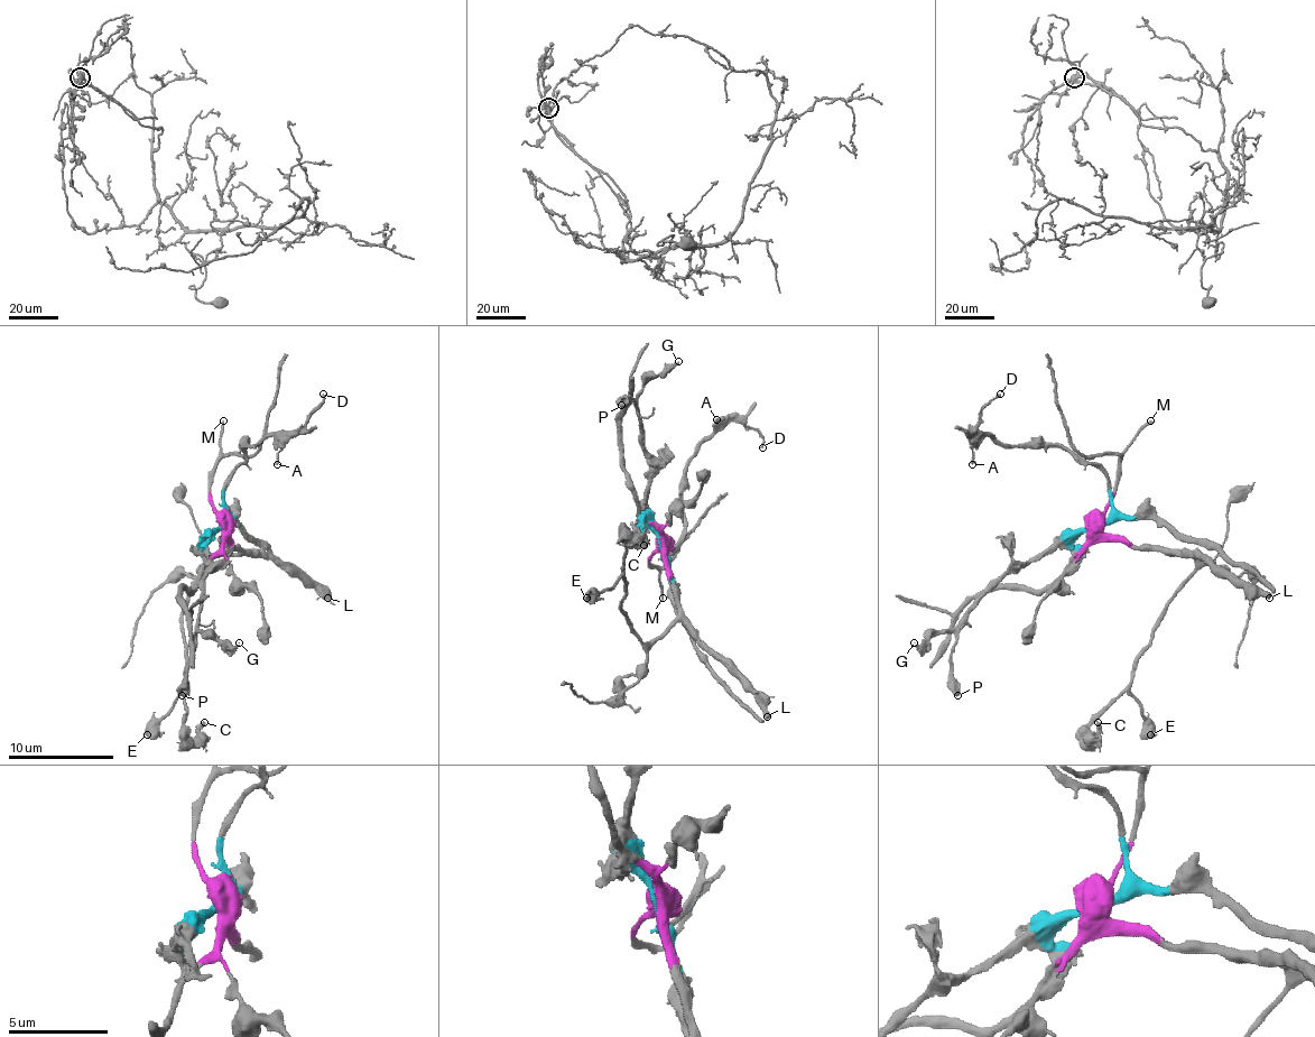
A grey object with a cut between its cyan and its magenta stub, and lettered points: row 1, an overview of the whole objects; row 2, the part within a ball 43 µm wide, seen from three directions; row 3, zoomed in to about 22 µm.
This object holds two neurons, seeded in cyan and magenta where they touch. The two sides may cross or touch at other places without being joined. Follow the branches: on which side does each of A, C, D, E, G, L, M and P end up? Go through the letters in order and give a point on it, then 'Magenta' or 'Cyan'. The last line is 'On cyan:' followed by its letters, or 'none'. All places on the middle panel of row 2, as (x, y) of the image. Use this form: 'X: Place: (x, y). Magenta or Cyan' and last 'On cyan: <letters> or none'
A: Place: (716, 419). Cyan
C: Place: (644, 545). Magenta
D: Place: (762, 447). Cyan
E: Place: (586, 598). Magenta
G: Place: (678, 361). Cyan
L: Place: (767, 716). Magenta
M: Place: (663, 598). Magenta
P: Place: (621, 405). Cyan
On cyan: A, D, G, P

